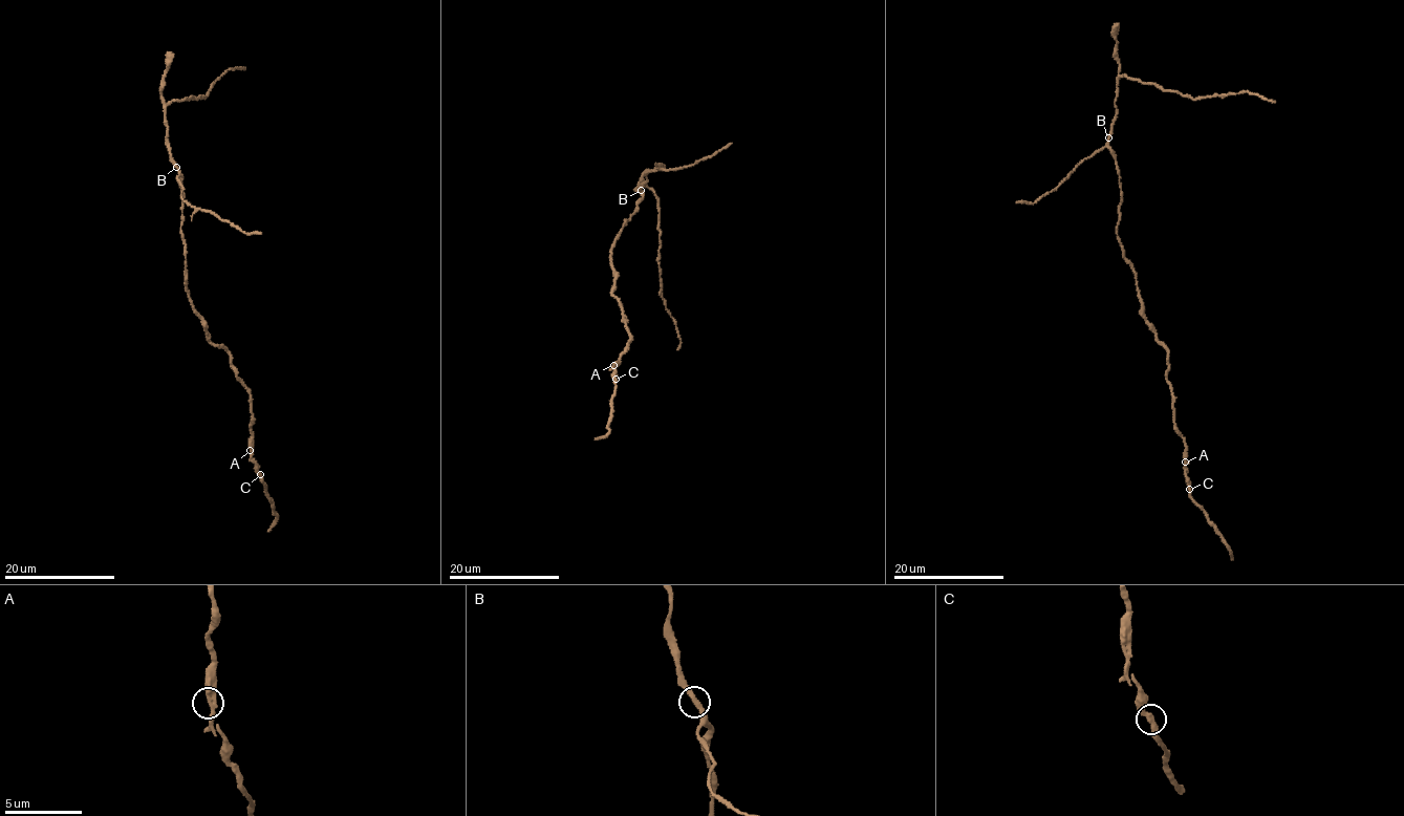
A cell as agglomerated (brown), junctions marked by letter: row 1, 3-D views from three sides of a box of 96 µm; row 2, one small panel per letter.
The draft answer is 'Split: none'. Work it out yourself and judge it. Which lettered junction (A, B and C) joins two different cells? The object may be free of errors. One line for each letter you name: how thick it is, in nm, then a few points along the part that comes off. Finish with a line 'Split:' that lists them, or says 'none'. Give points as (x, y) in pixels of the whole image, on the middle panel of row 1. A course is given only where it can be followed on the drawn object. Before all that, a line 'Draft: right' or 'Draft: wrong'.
Draft: right
Split: none

